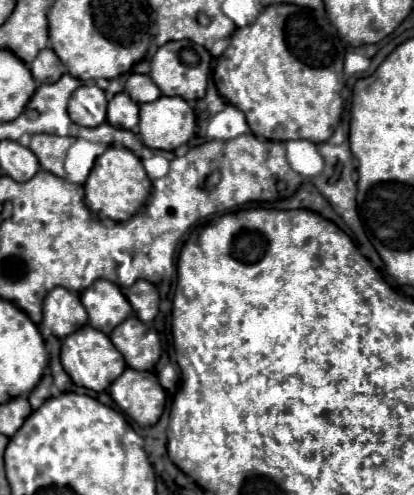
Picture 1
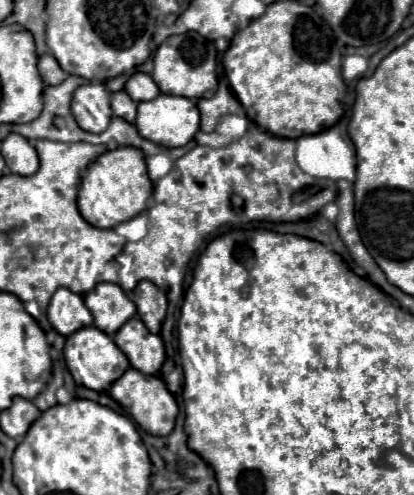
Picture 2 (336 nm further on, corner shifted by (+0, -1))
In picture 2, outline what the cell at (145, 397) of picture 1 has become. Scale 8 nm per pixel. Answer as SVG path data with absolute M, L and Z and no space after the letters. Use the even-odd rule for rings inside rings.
M131 367L127 373L123 373L123 377L119 377L119 381L115 381L115 385L111 385L109 393L143 431L157 437L165 437L173 431L179 407L161 377L147 377Z

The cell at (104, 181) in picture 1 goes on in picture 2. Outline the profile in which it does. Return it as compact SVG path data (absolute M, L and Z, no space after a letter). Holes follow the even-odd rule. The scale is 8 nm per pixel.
M117 147L113 151L107 151L99 155L85 171L77 205L81 215L93 225L93 227L117 227L123 221L129 221L131 217L143 213L149 205L149 197L153 193L153 183L147 175L145 155L135 147Z

